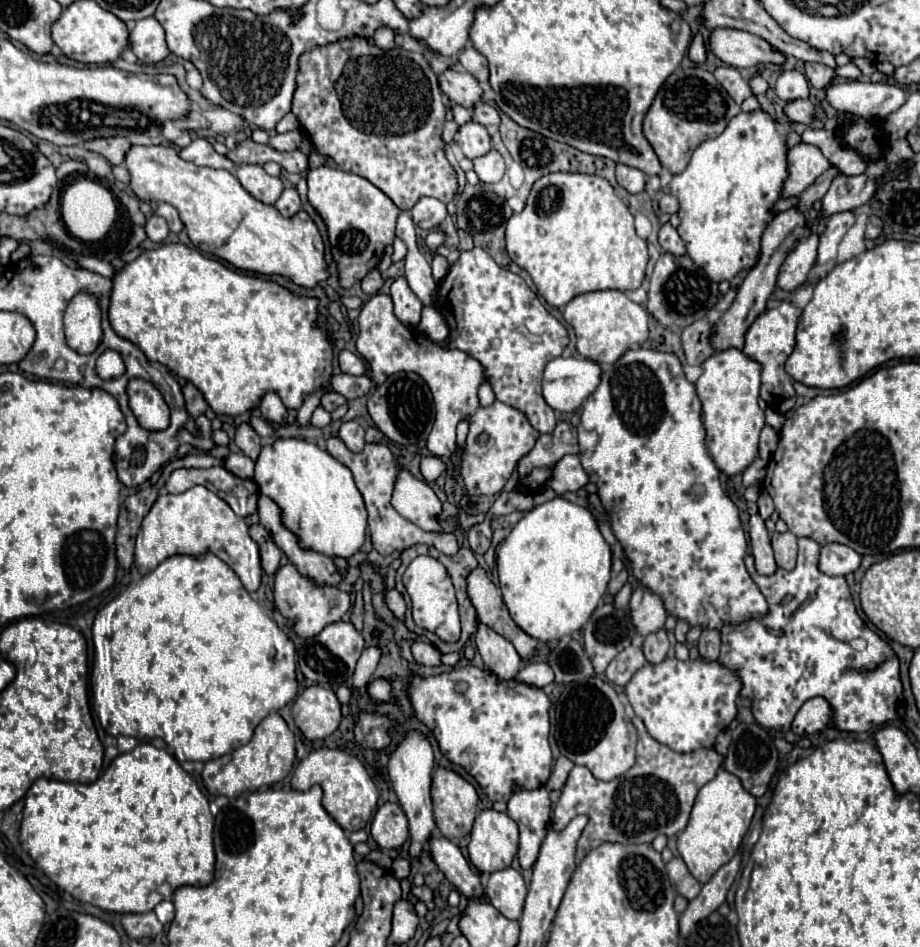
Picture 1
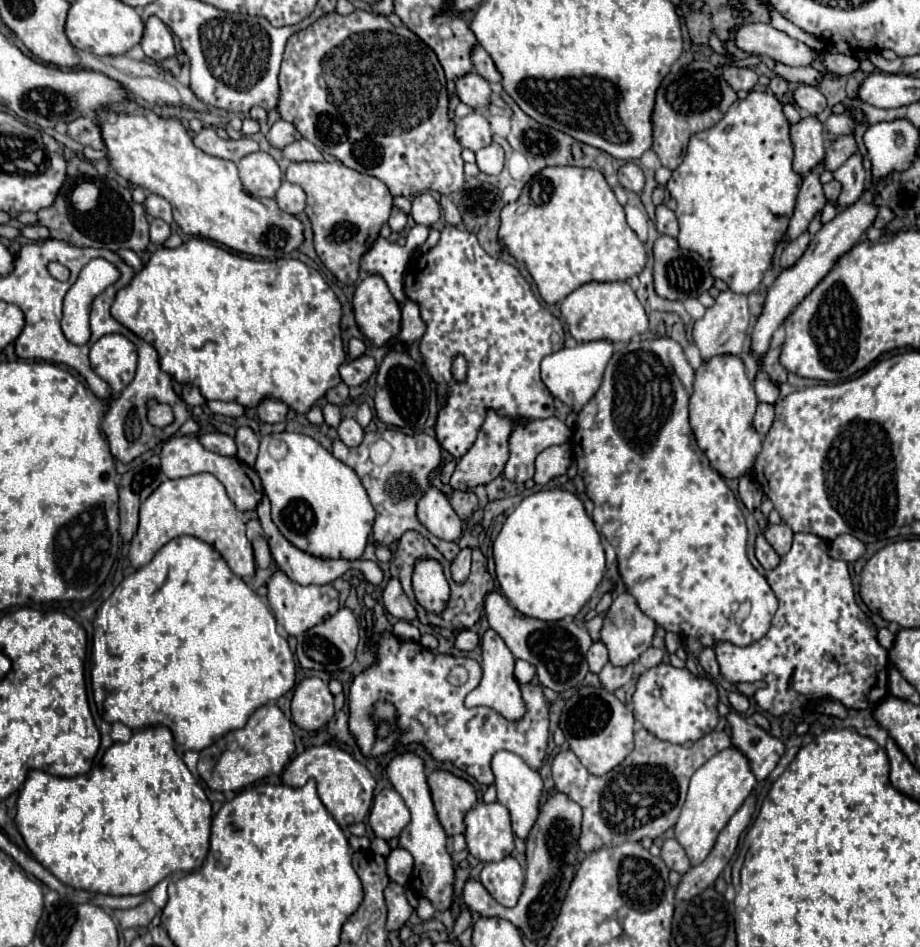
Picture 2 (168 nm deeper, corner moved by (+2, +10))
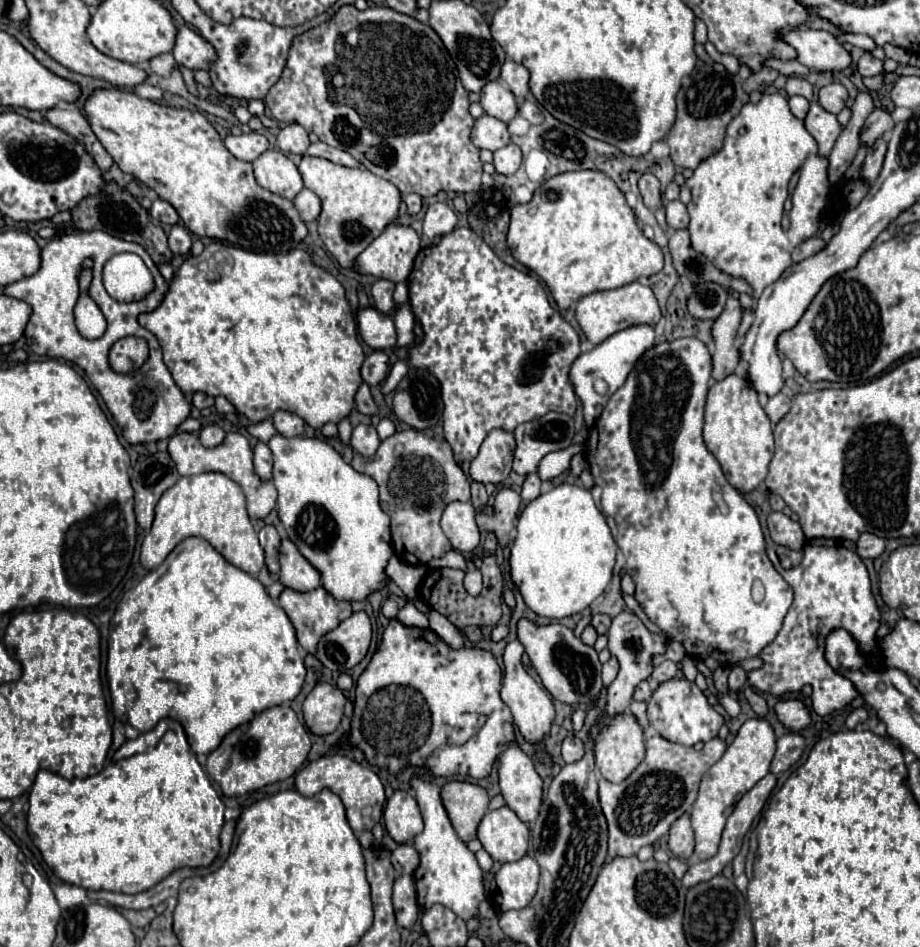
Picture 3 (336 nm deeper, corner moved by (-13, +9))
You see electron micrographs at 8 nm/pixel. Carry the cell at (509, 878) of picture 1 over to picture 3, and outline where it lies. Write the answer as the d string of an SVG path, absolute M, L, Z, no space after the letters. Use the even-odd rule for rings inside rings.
M525 855L515 863L503 863L491 883L493 901L499 911L523 909L531 903L539 881L539 865L533 857Z

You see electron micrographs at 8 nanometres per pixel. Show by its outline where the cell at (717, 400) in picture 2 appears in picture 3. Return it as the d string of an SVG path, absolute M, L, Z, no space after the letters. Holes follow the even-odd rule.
M729 375L715 383L707 395L703 437L707 449L717 457L727 481L739 493L751 493L767 477L767 465L773 457L773 429L767 413L757 401L757 393L745 377Z

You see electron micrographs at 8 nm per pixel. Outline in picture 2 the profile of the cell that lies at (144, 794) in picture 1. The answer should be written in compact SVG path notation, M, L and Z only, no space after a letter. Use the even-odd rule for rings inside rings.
M152 726L152 728L136 730L128 742L112 744L106 750L106 754L102 756L102 762L98 766L94 766L88 774L82 774L82 776L62 778L62 776L52 776L52 774L42 772L42 770L32 770L28 774L22 790L20 790L16 810L18 810L16 820L14 820L16 828L22 834L28 850L34 854L34 858L44 868L48 868L60 882L64 882L64 884L68 884L72 888L80 888L80 890L88 890L88 892L98 892L98 894L110 894L110 896L146 894L148 890L152 890L158 882L162 882L170 874L174 874L174 872L192 872L194 868L198 868L202 864L202 860L206 858L208 840L210 840L210 822L212 822L212 818L210 818L212 816L210 801L206 798L202 786L192 776L192 772L186 768L184 760L176 754L172 732L166 726Z

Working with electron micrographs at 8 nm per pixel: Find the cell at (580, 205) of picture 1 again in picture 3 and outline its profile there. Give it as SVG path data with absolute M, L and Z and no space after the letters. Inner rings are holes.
M571 171L545 181L525 205L510 210L507 245L515 261L537 273L549 287L559 309L569 309L573 301L603 291L617 289L639 277L651 277L663 269L663 253L655 241L643 237L633 209L627 205L619 187L601 171Z

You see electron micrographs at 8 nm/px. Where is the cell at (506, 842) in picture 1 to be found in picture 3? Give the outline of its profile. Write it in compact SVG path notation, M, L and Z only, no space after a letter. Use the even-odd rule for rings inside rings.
M507 805L487 811L481 819L477 837L483 849L501 863L519 861L527 853L529 829Z

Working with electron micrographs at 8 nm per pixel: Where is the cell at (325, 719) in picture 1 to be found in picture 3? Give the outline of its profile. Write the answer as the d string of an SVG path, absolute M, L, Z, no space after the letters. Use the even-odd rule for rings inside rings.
M317 683L303 701L303 719L313 735L329 735L343 717L345 697L339 687Z

